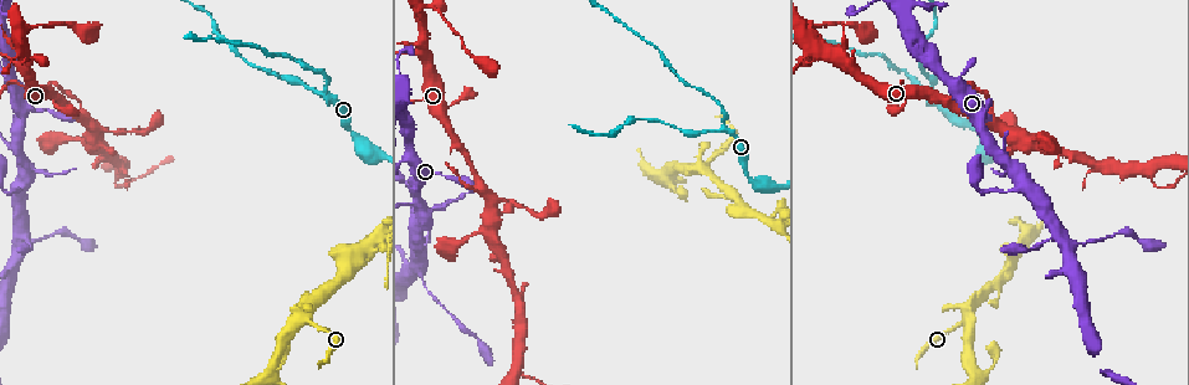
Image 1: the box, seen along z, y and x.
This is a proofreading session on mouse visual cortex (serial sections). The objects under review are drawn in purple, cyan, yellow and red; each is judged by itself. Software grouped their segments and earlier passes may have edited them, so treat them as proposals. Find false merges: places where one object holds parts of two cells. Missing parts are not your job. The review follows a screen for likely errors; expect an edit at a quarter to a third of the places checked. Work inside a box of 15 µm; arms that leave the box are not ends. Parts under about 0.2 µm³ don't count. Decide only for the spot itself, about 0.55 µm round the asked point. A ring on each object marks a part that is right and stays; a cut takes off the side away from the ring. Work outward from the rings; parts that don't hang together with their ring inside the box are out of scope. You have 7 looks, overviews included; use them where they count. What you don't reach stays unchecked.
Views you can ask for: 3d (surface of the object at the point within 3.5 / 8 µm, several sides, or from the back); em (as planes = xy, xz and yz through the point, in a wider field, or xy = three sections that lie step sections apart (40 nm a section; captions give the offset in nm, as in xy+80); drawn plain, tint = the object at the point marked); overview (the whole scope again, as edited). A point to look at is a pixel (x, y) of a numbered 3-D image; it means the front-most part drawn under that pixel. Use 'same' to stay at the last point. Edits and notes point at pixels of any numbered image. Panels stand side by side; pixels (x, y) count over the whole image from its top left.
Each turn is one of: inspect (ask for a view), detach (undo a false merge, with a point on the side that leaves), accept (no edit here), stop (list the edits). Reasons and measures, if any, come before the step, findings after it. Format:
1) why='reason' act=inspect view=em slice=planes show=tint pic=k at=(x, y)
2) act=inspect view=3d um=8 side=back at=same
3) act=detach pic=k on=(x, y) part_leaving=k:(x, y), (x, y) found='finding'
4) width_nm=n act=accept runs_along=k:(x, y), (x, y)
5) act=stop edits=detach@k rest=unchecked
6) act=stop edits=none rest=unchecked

why='thick turns thin' act=inspect view=3d um=3.5 side=back pic=1 at=(433, 8)

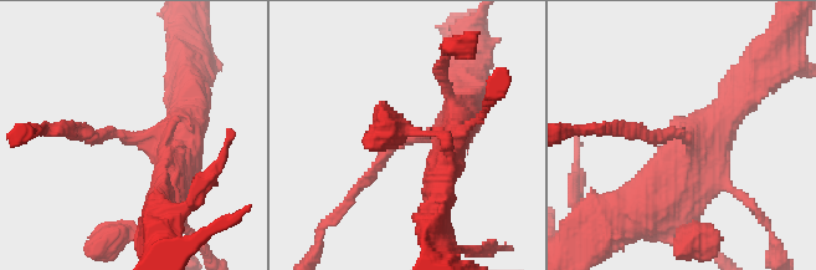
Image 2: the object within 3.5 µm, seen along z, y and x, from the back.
arm_widths_nm=150,450 why='need the tissue' act=inspect view=em slice=planes show=tint pic=2 at=(123, 134)

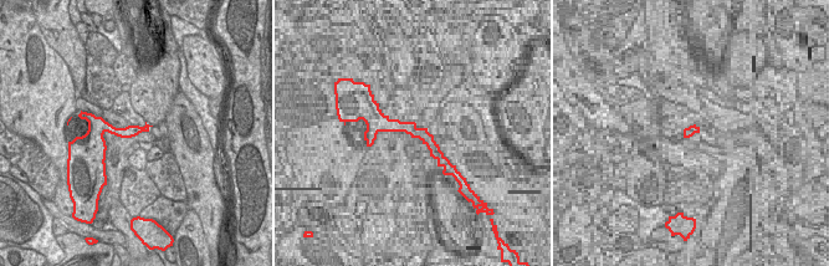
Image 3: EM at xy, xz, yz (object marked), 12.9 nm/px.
act=accept runs_along=3:(95, 126), (113, 131), (146, 128) found='one cell here'

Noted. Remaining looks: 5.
why='thin neck' act=inspect view=3d um=3.5 pic=1 at=(722, 126)

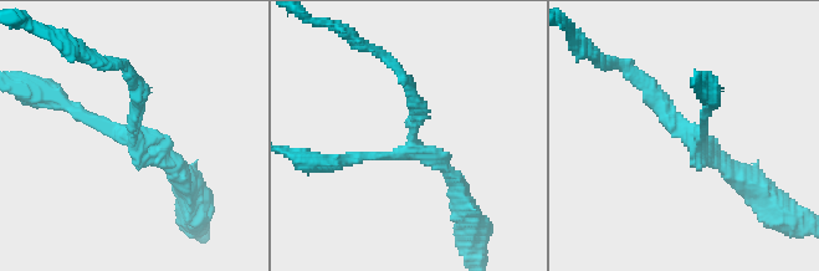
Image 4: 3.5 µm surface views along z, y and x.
act=inspect view=em slice=xy step=1 show=plain pic=4 at=(413, 147)

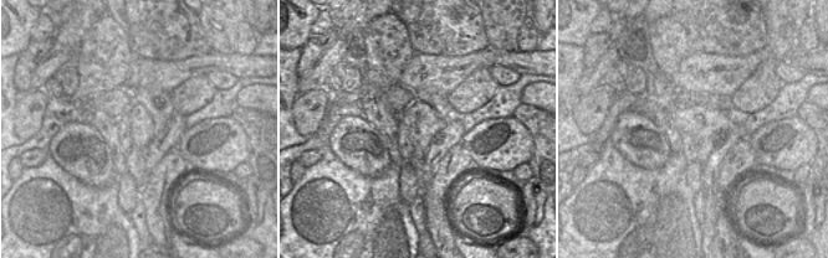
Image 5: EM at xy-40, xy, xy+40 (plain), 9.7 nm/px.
why='where the object lies' act=inspect view=em slice=xy step=1 show=tint at=same

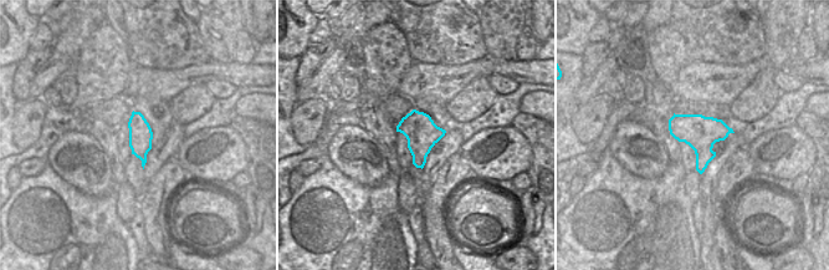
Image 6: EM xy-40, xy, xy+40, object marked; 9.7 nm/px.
arms=3 act=accept runs_along=4:(745, 180), (679, 127), (640, 77) found='continuous, no second cell'

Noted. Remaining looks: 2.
why='abrupt turn' act=inspect view=3d um=8 pic=1 at=(1159, 187)

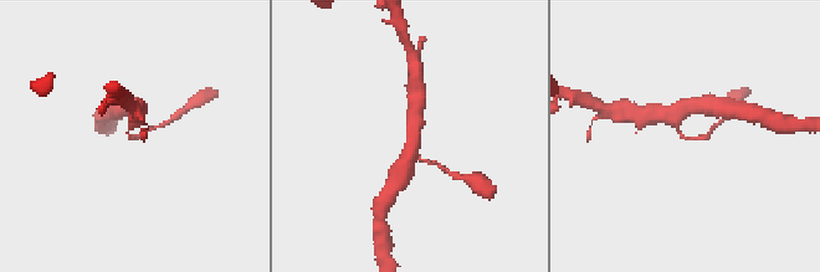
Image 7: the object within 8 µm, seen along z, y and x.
why='need the tissue' act=inspect view=em slice=xy step=2 show=tint pic=7 at=(129, 137)

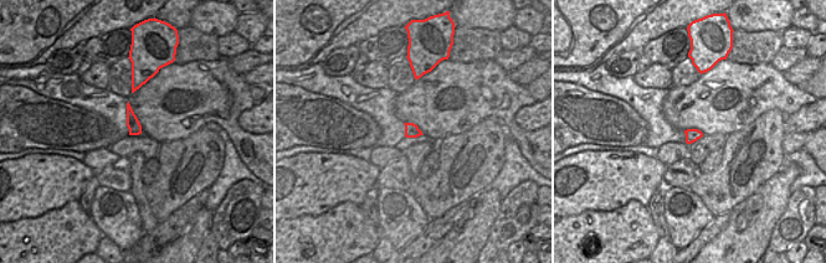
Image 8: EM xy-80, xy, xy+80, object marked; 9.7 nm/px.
width_nm=140 act=accept runs_along=7:(665, 113), (685, 138), (712, 131) found='one cell here'

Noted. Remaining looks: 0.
act=stop edits=none rest=unchecked

